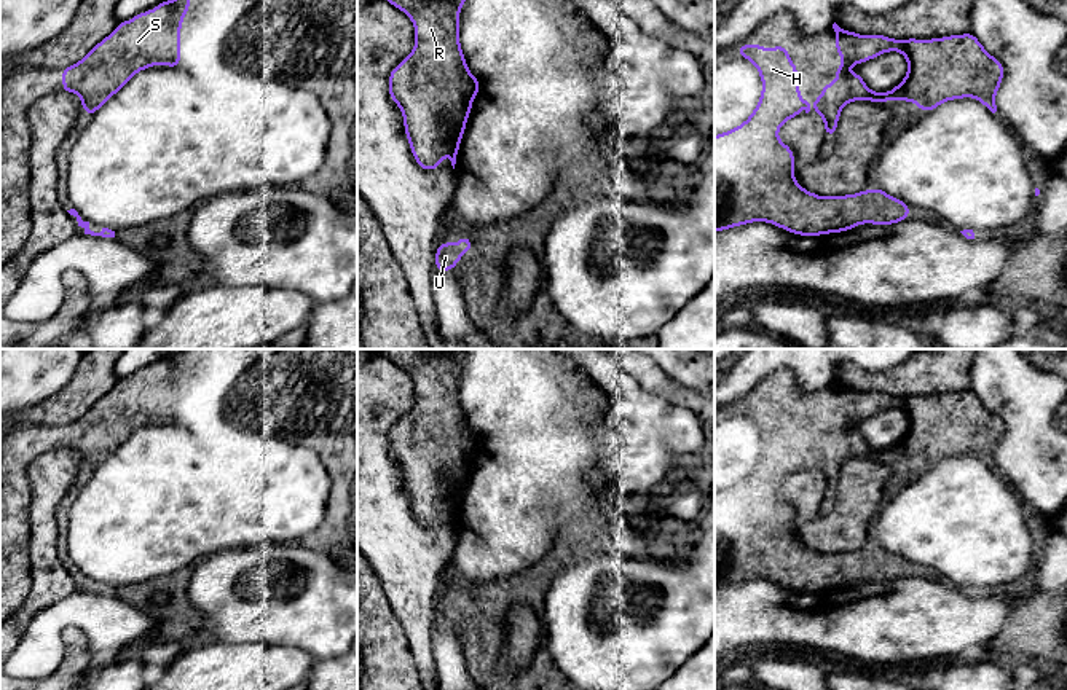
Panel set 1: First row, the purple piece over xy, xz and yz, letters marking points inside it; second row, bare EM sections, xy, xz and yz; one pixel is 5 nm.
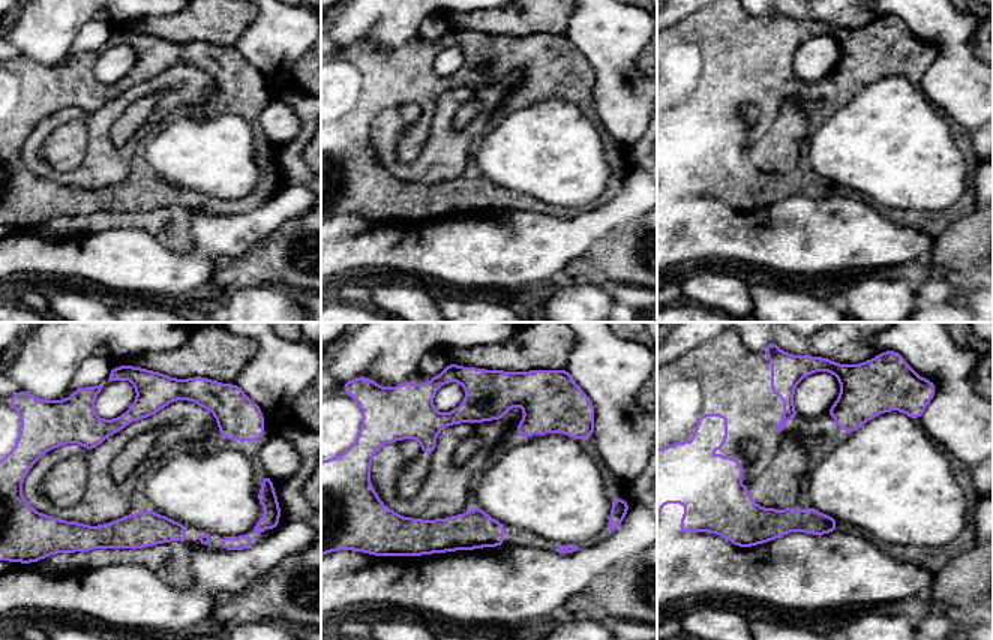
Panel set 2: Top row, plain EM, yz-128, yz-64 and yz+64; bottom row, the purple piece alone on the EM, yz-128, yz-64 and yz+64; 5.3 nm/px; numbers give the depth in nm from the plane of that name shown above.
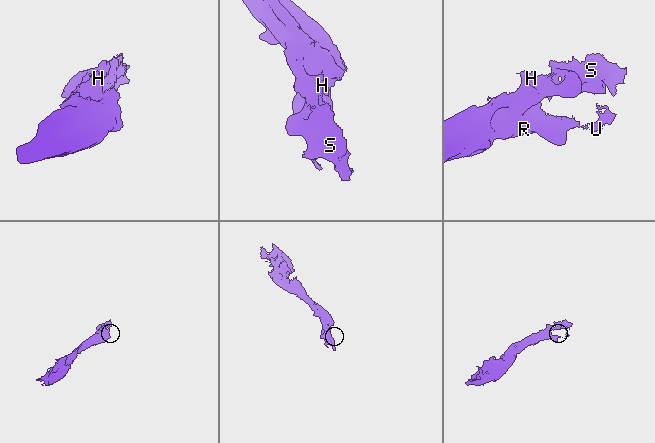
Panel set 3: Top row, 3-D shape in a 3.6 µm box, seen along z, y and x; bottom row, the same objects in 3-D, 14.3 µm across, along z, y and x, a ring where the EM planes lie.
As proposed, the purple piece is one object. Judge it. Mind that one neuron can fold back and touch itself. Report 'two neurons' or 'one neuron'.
one neuron

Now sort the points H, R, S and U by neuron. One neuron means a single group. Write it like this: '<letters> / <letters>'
H R S U

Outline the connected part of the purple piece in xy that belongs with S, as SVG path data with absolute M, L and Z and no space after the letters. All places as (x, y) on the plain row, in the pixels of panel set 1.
M190 349L161 359L150 368L139 370L120 379L115 387L99 398L80 419L62 425L62 448L75 449L81 456L81 467L94 472L102 461L115 453L137 429L152 422L180 422L180 384L183 371L190 368Z

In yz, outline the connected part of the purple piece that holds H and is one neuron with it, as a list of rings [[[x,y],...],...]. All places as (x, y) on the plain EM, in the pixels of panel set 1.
[[[740,402],[737,410],[758,425],[762,448],[745,480],[715,492],[715,588],[766,578],[797,593],[821,593],[863,580],[893,582],[909,577],[909,561],[882,545],[833,555],[804,547],[794,535],[794,510],[777,492],[782,481],[799,473],[802,465],[810,468],[810,456],[802,456],[797,443],[797,424],[782,402],[770,408],[762,402]]]

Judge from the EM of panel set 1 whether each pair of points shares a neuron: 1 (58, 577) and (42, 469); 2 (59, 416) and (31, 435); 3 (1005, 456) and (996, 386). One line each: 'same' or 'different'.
1: same
2: different
3: same

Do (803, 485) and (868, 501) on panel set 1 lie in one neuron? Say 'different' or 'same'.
same

